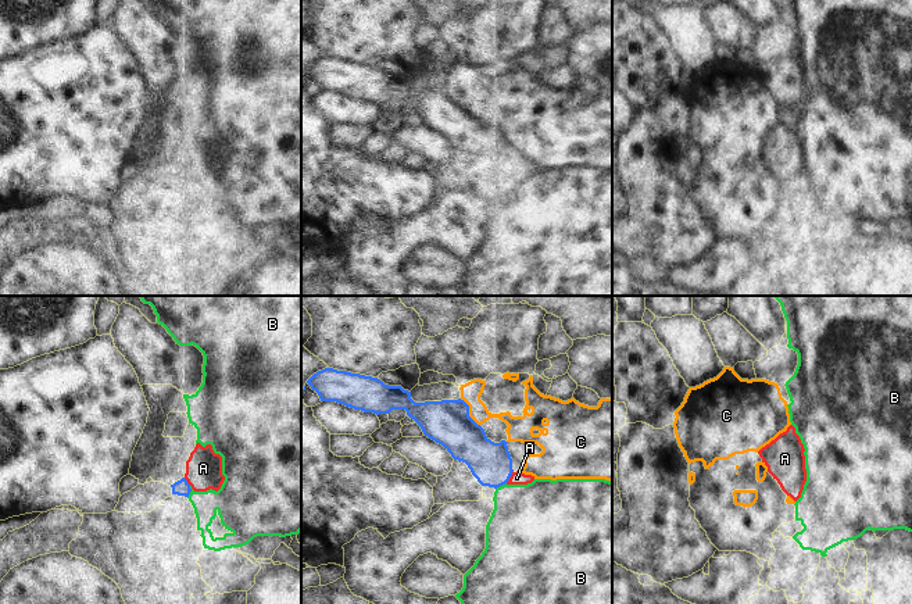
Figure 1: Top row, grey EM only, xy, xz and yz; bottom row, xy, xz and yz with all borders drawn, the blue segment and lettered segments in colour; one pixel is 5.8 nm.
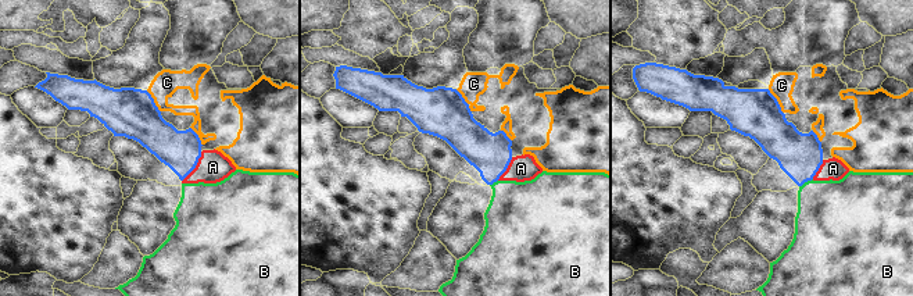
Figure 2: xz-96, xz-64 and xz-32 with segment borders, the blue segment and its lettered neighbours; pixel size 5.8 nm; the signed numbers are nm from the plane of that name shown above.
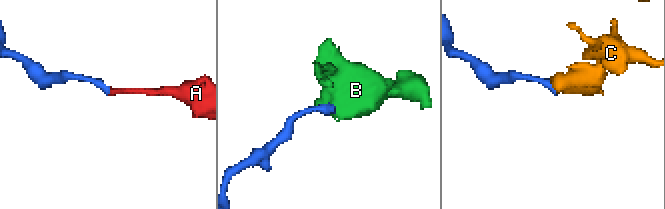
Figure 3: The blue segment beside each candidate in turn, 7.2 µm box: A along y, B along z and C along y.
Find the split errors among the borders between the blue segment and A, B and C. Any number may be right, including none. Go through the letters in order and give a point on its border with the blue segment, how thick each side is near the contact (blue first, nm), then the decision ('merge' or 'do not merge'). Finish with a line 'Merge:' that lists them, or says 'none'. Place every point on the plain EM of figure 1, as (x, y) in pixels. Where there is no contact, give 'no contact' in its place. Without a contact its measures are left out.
A: xz (510, 165) | 240/80 nm | merge
B: xy (190, 179) | 90/200 nm | do not merge
C: xz (468, 100) | 260/120 nm | do not merge
Merge: A

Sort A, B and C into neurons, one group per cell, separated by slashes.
A / B / C

